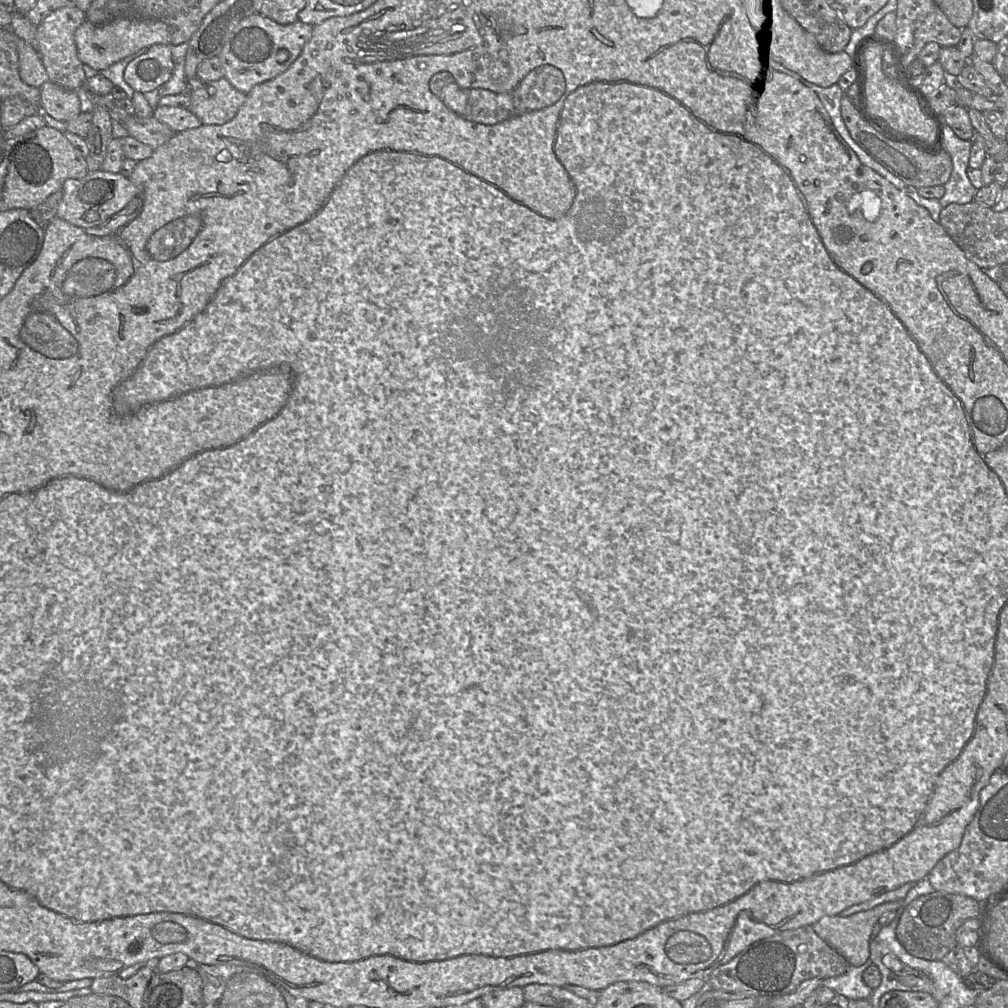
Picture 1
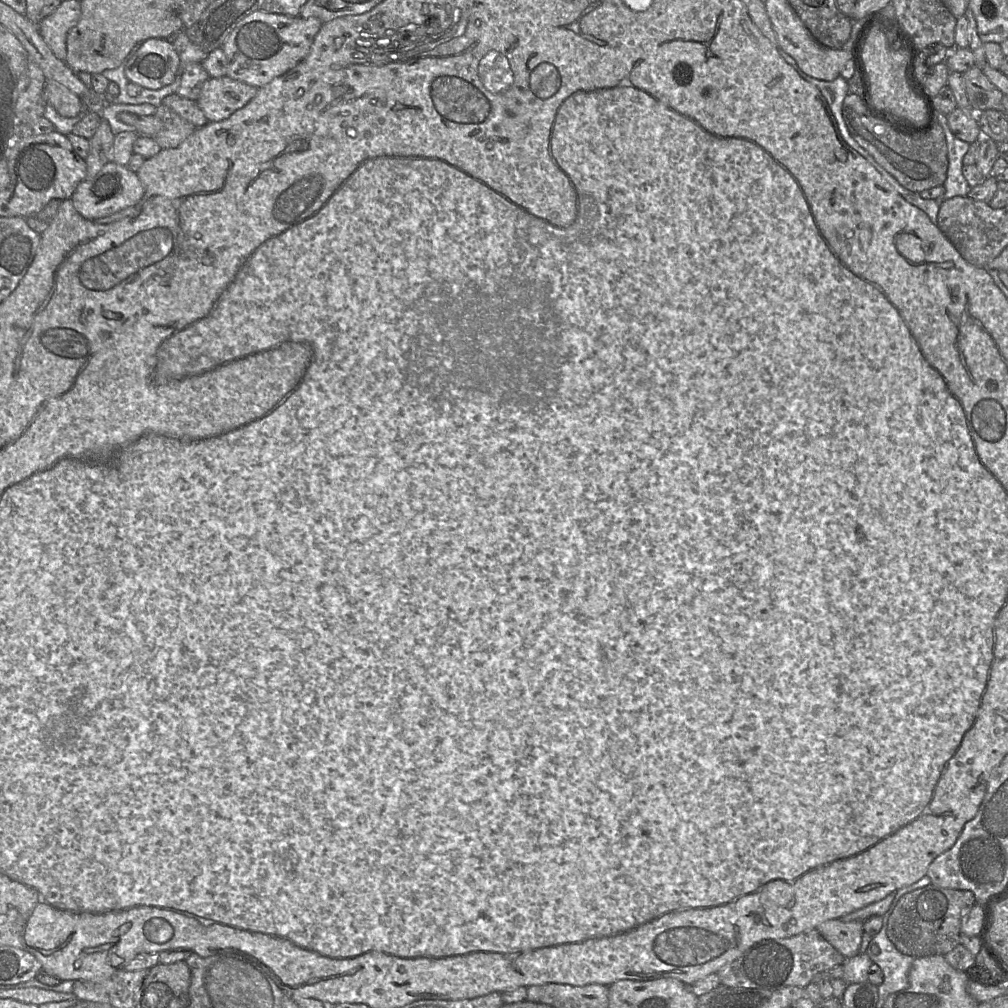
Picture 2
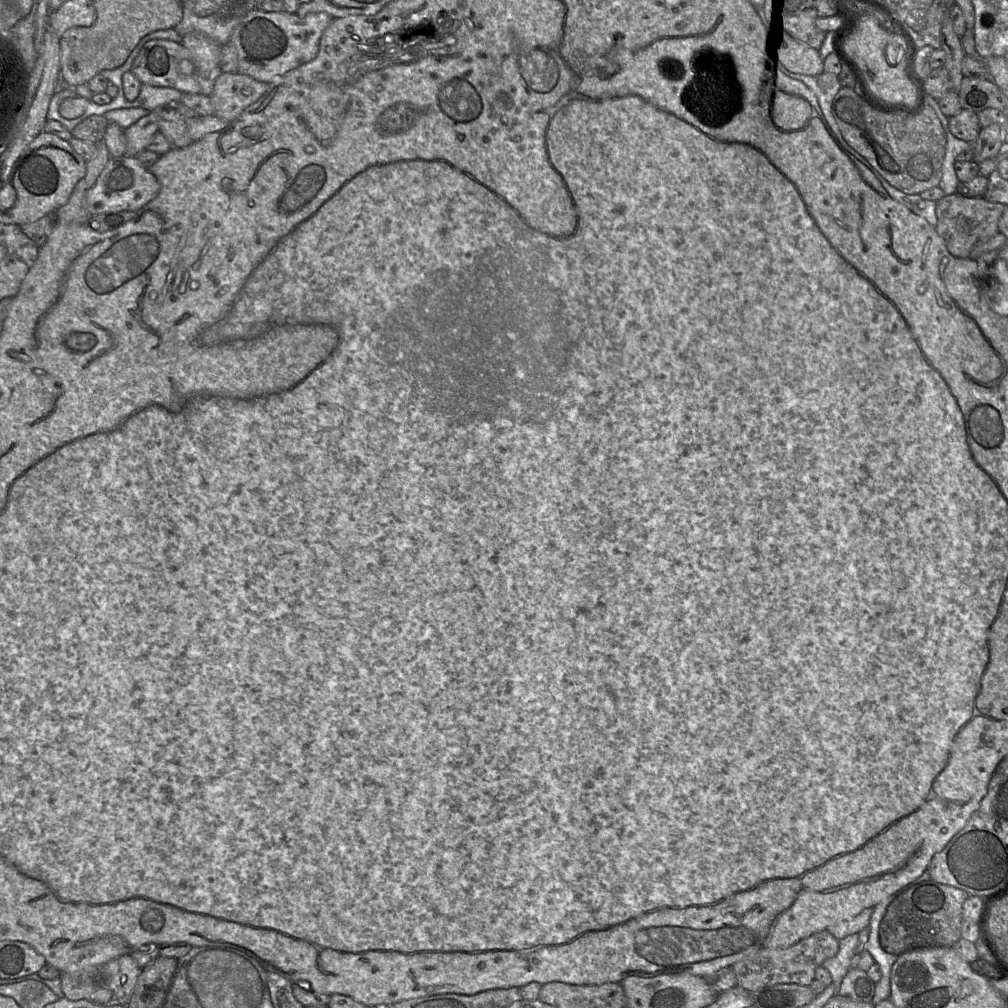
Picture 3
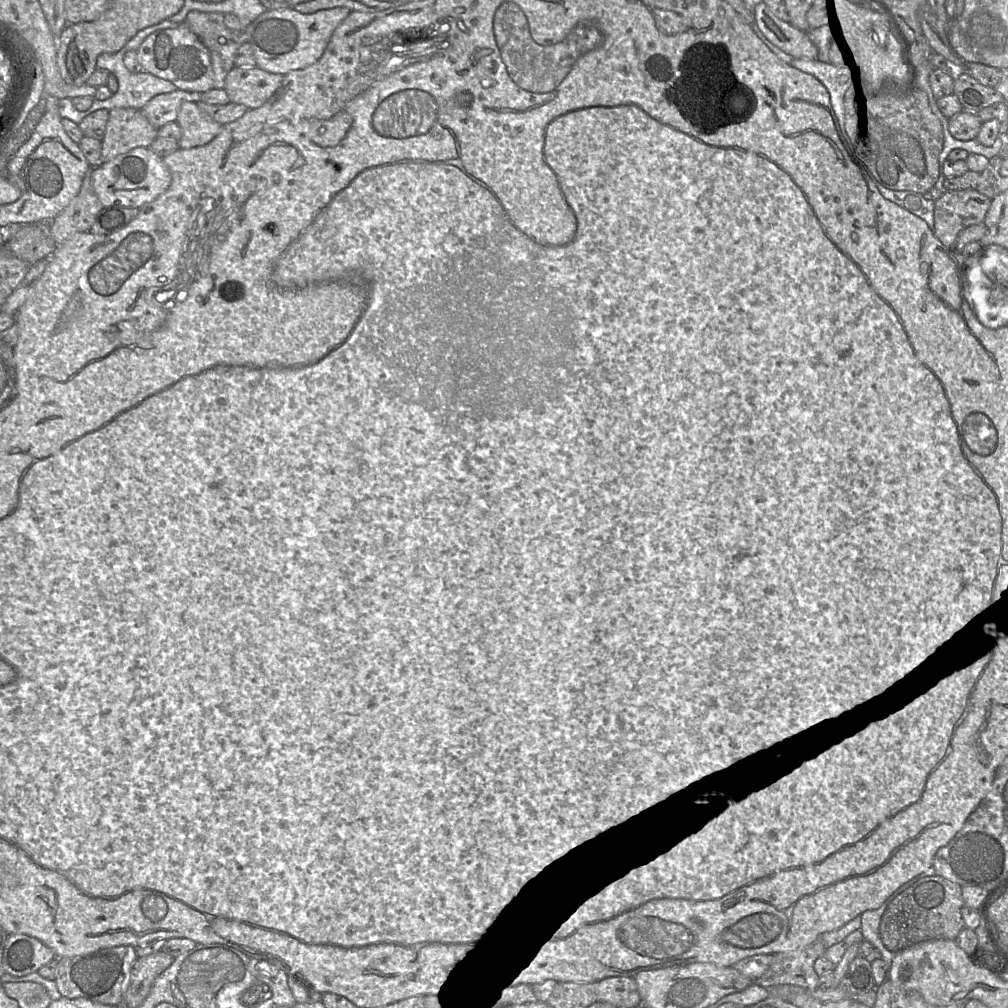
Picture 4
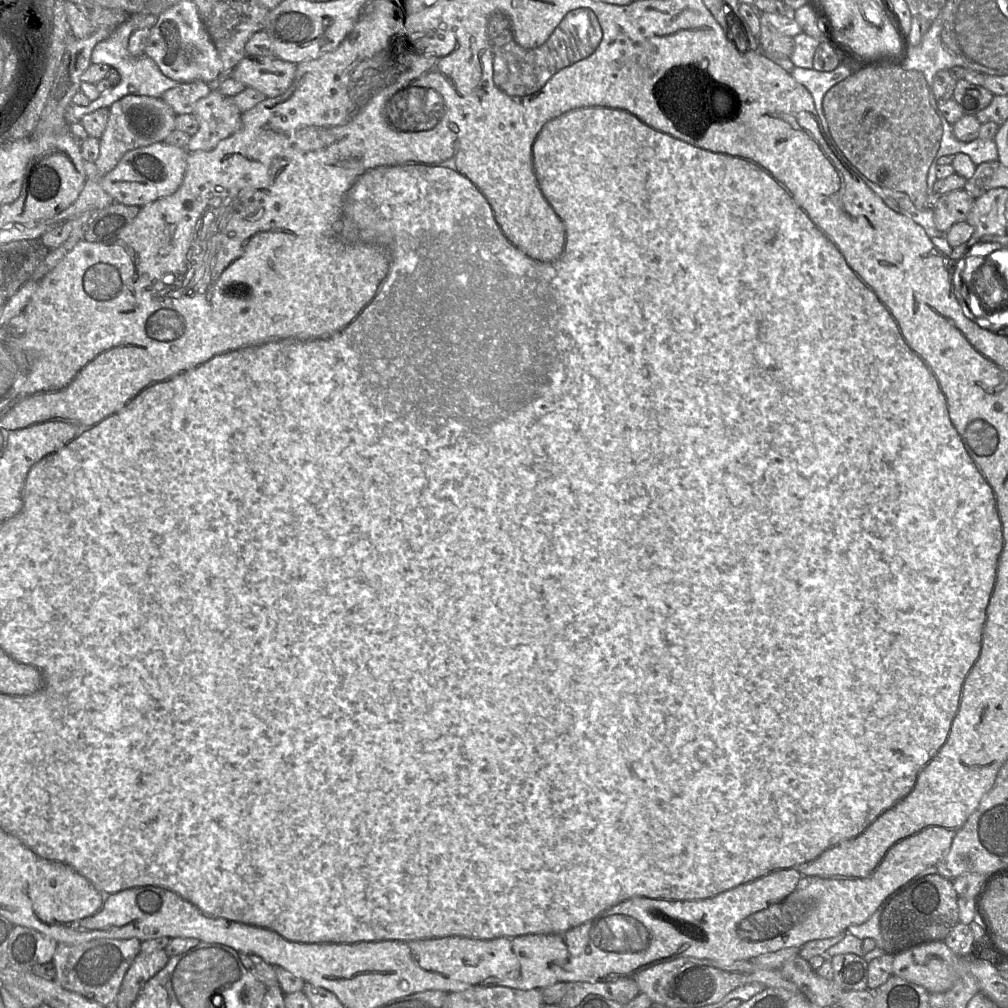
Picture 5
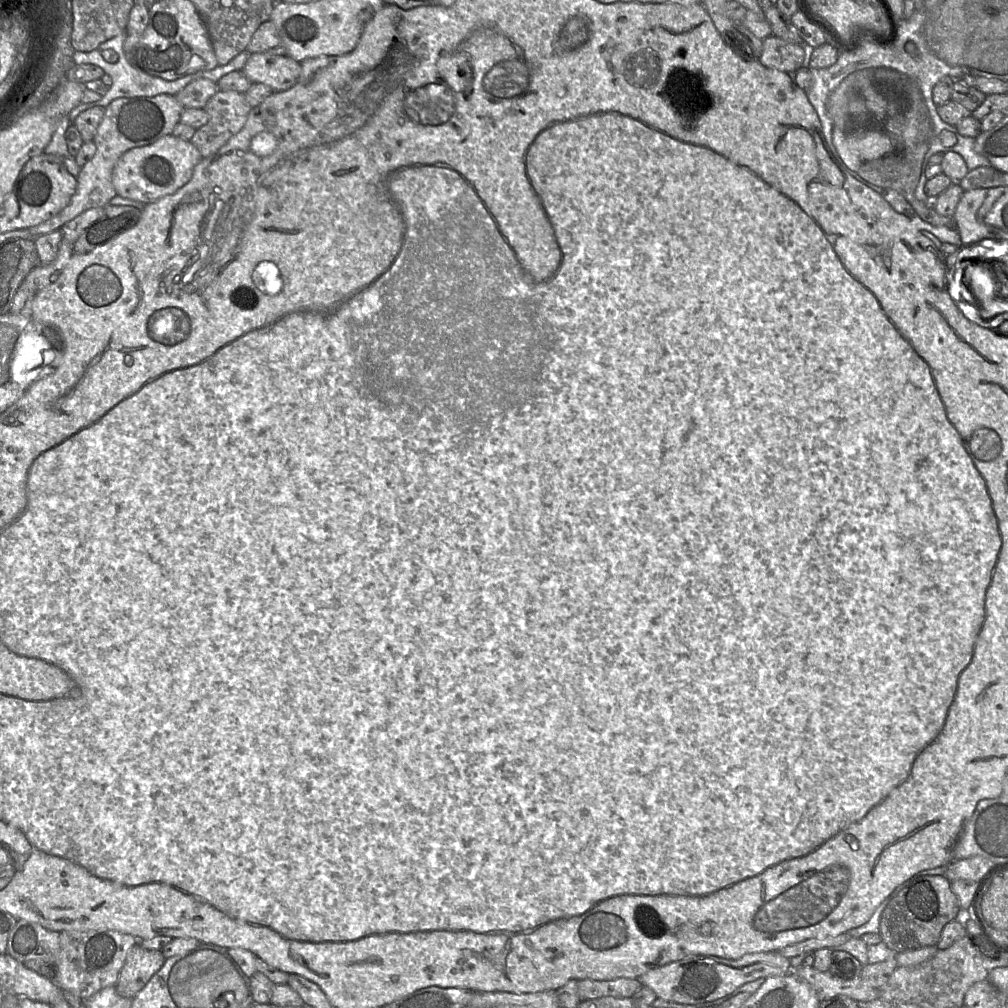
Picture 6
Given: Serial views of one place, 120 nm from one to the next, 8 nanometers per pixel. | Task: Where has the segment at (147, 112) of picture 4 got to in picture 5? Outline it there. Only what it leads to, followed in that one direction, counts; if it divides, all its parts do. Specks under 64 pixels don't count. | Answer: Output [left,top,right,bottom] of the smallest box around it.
[161,82,212,115]

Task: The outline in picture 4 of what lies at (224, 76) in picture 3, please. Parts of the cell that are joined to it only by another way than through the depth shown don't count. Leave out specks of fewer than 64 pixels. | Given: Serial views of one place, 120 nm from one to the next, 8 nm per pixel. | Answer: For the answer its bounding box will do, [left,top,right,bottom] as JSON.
[223,66,283,109]

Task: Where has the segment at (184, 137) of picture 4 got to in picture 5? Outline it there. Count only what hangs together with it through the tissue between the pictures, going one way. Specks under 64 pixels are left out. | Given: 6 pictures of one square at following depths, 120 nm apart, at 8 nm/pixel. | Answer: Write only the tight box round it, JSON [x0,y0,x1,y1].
[186,90,242,152]

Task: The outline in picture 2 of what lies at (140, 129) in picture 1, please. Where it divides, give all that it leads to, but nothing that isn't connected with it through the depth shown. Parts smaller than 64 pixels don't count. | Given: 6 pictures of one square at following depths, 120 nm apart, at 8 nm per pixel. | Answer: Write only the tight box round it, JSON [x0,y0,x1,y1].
[153,106,197,149]

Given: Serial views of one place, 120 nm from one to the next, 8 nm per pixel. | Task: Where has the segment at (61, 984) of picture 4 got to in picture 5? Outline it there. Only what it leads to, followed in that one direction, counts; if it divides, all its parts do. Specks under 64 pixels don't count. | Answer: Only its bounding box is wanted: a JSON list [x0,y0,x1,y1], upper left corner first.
[52,938,141,1007]

